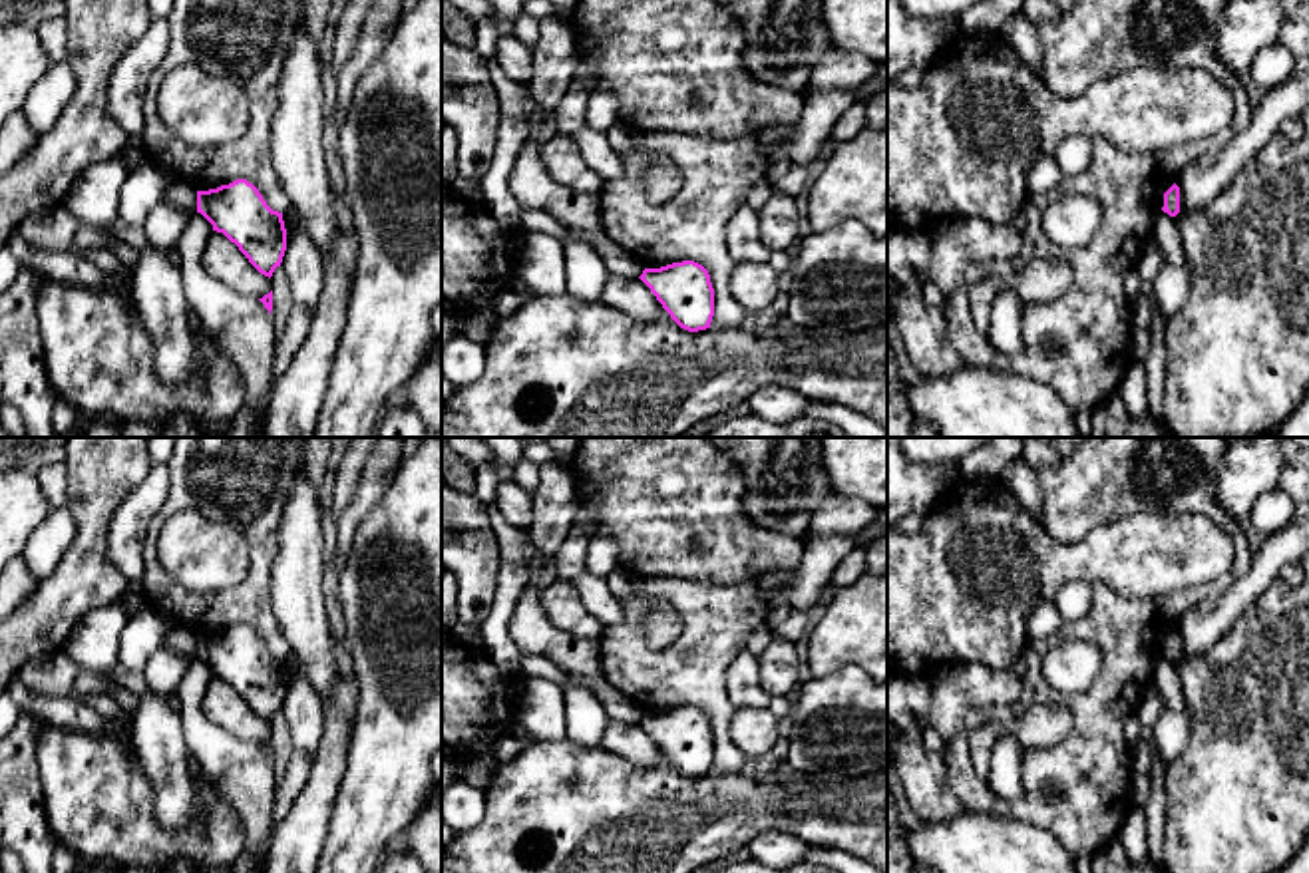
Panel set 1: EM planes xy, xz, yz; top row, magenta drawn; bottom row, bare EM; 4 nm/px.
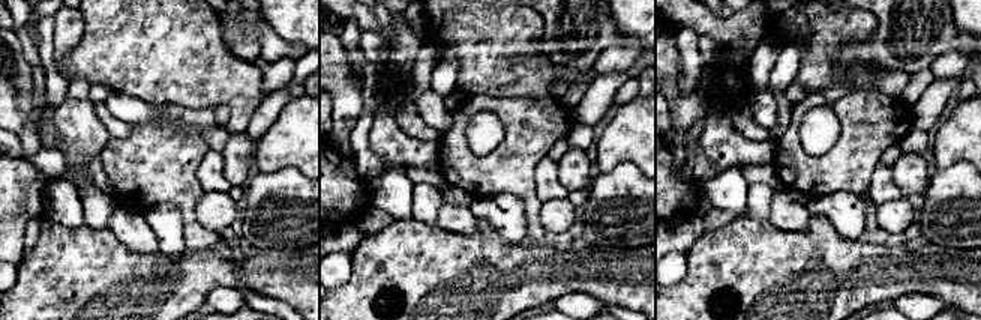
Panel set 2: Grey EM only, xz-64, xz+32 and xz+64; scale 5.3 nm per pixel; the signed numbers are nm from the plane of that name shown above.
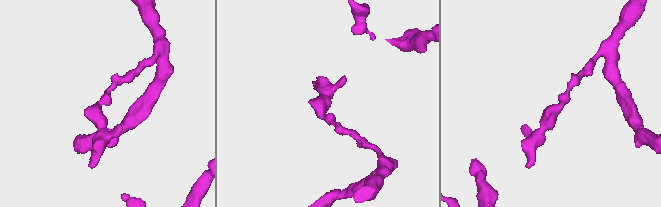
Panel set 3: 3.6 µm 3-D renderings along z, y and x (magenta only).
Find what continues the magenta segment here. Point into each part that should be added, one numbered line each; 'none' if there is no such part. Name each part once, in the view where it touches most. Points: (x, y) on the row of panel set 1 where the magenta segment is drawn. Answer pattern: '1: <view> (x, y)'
none

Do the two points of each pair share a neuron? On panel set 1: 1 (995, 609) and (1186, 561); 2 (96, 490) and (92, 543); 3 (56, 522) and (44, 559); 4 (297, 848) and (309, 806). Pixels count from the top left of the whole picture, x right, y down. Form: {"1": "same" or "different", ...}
{"1": "same", "2": "same", "3": "same", "4": "same"}

